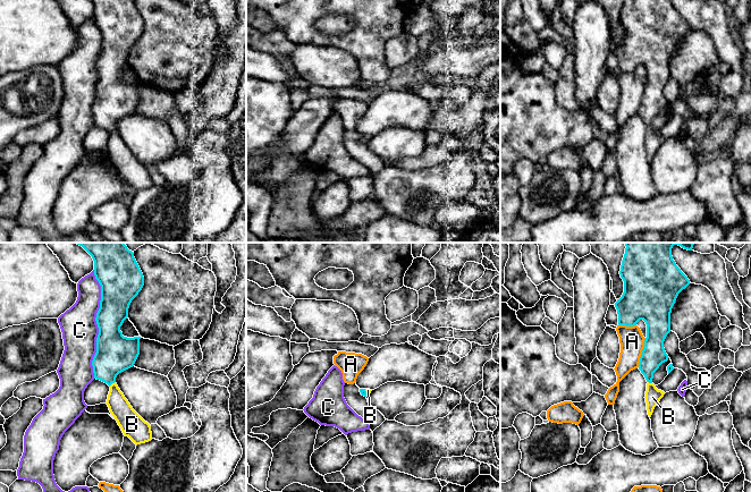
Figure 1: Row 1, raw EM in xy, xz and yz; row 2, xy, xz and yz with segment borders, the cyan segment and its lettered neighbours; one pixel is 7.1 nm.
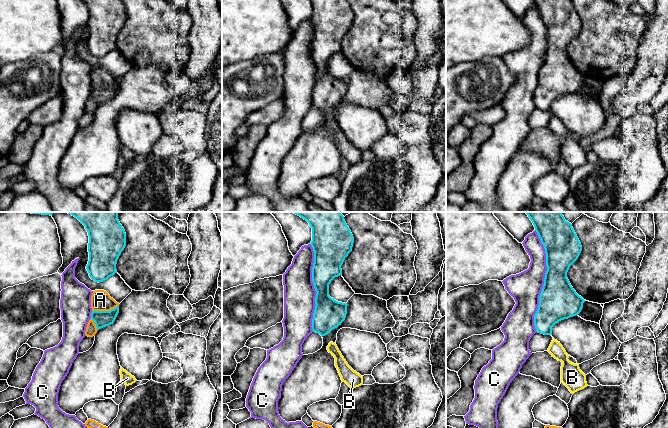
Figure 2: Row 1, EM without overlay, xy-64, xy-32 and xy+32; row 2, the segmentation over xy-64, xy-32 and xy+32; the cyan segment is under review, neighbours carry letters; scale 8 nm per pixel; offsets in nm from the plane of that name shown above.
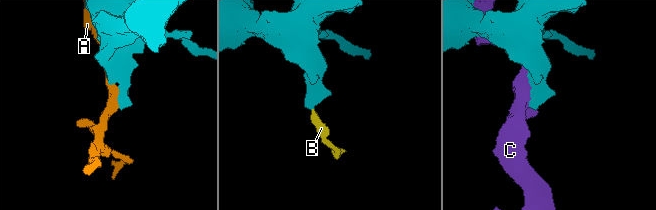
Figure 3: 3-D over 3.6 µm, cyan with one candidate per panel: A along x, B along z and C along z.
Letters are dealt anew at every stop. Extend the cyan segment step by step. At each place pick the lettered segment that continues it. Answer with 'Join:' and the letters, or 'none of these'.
Join: B

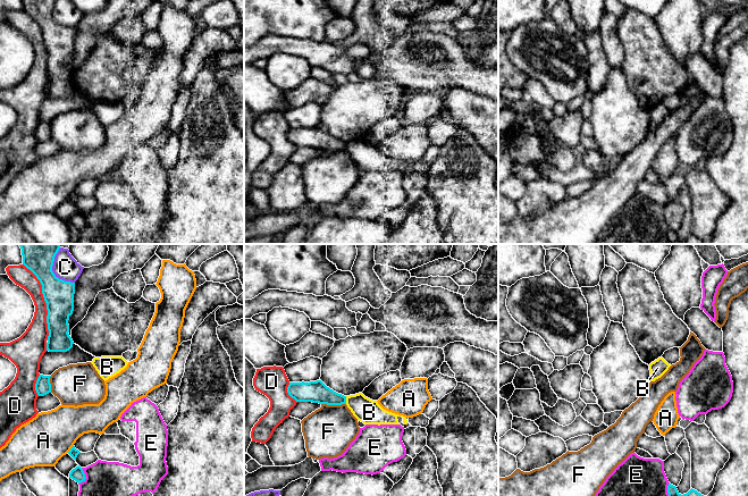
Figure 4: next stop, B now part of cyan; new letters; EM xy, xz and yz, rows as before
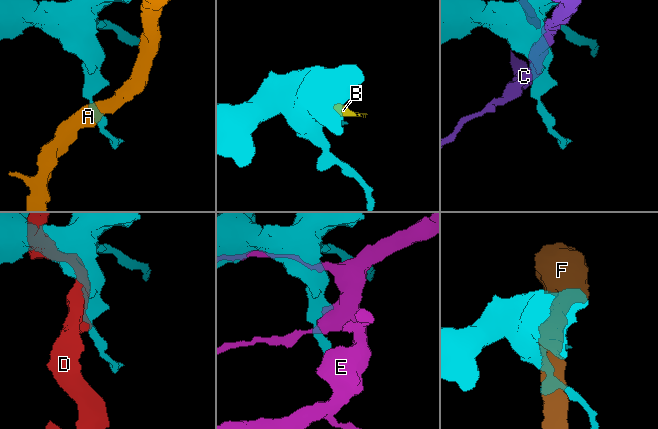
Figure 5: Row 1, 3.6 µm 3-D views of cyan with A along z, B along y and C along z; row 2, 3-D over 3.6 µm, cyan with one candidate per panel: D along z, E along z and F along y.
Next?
Join: none of these

